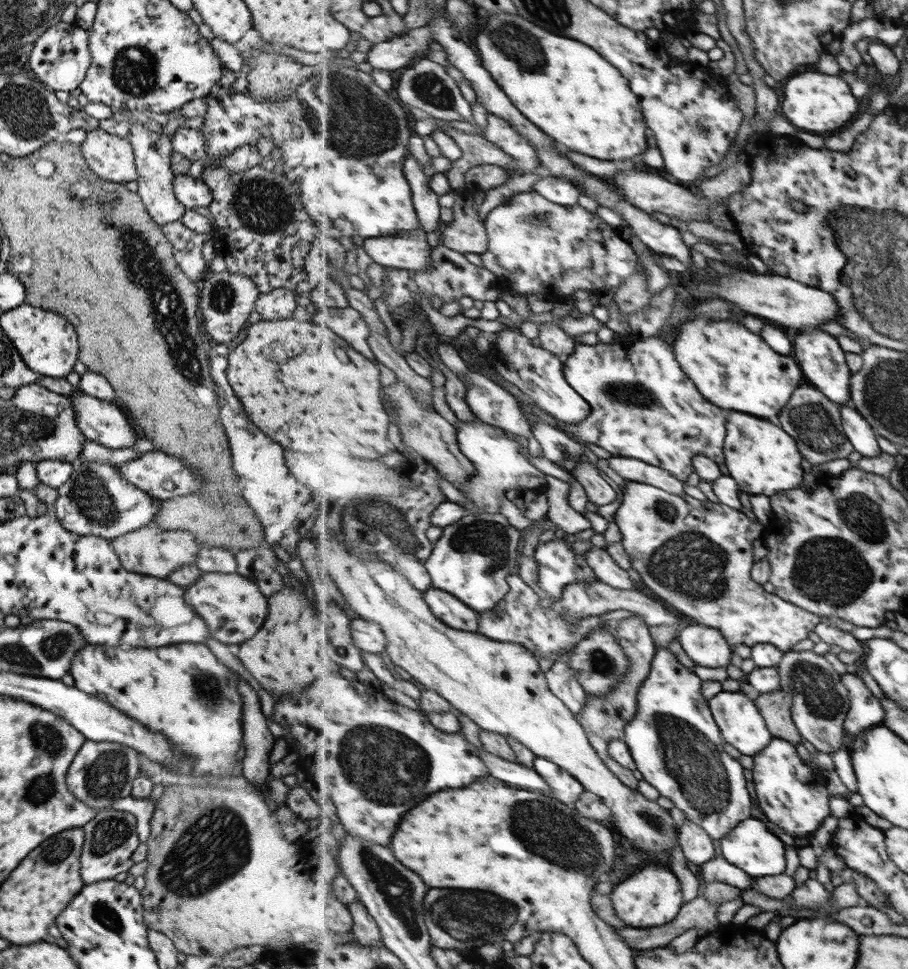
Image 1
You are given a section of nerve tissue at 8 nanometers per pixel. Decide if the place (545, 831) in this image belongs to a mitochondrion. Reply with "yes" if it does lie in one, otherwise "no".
yes

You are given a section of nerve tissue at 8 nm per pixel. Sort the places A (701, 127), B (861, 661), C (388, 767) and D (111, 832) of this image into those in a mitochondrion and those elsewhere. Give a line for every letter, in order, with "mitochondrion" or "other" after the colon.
A: mitochondrion
B: other
C: mitochondrion
D: mitochondrion

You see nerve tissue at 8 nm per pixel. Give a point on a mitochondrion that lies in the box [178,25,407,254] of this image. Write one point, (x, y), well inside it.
(352, 123)

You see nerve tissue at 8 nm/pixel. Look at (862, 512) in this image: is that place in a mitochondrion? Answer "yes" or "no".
yes

